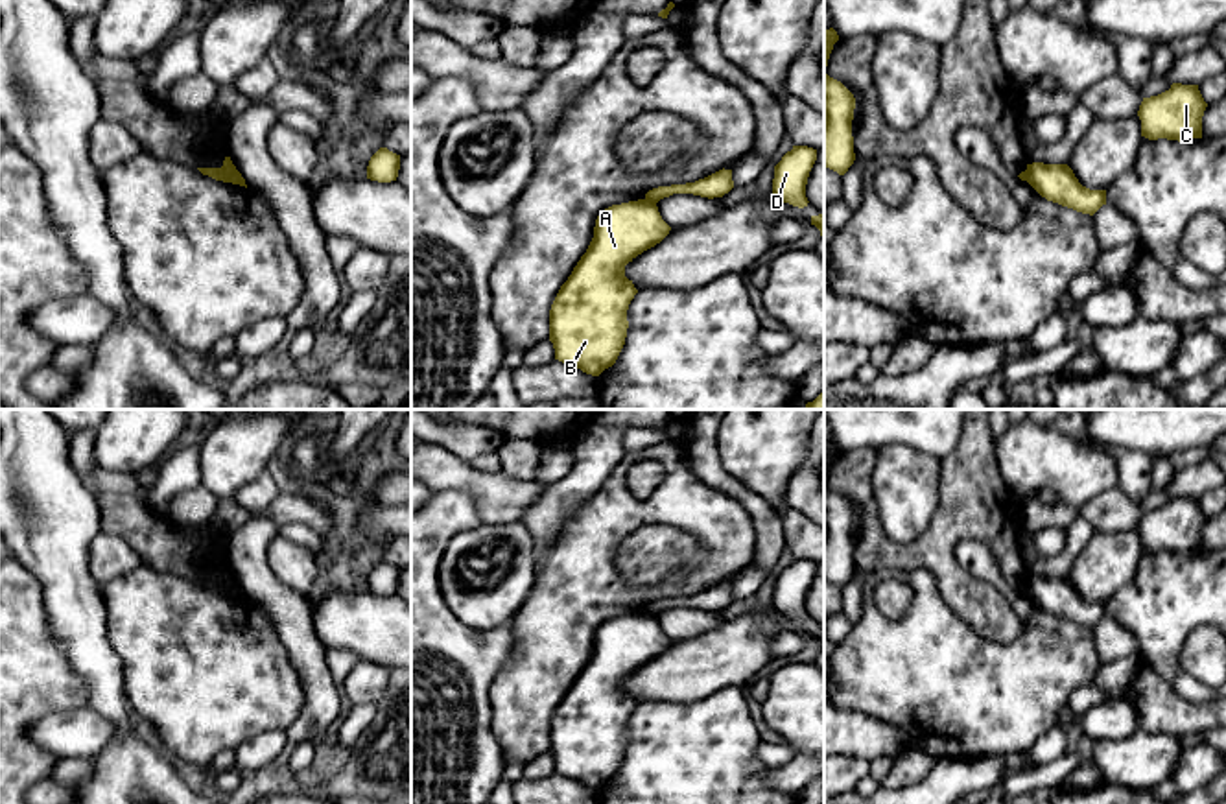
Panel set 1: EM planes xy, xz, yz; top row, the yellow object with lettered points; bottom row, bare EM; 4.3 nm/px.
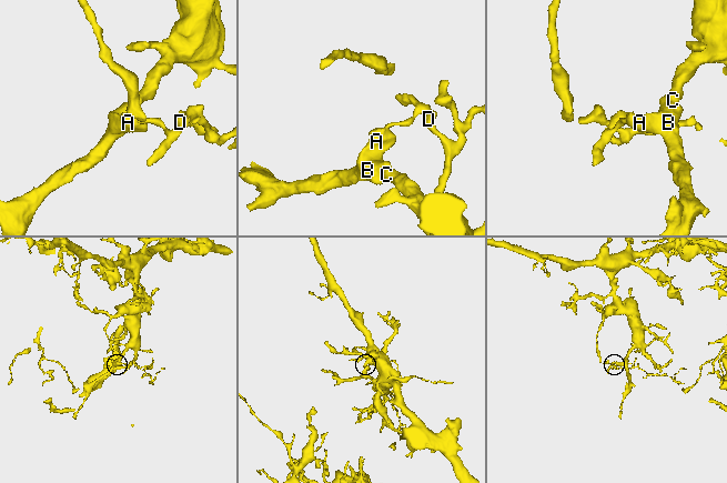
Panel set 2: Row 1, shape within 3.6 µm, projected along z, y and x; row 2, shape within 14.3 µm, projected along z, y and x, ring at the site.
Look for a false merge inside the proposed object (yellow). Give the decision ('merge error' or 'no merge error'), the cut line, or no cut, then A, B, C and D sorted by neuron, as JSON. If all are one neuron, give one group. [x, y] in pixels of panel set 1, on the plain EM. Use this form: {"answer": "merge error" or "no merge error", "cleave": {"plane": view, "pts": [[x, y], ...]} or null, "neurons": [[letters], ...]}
{"answer": "merge error", "cleave": {"plane": "xz", "pts": [[644, 613], [655, 616]]}, "neurons": [["A", "B", "C"], ["D"]]}

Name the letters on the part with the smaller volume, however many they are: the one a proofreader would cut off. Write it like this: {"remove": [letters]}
{"remove": ["D"]}

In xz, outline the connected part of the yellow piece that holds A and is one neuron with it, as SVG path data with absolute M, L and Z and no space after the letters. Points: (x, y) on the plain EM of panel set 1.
M645 612L612 618L597 629L586 666L560 699L549 723L549 754L555 773L592 789L599 789L616 776L627 751L627 723L638 706L632 693L625 690L625 679L660 656L669 644L656 616Z

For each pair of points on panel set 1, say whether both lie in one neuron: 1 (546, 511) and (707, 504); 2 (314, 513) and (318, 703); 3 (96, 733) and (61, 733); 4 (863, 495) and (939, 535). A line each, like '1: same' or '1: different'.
1: different
2: different
3: same
4: same

